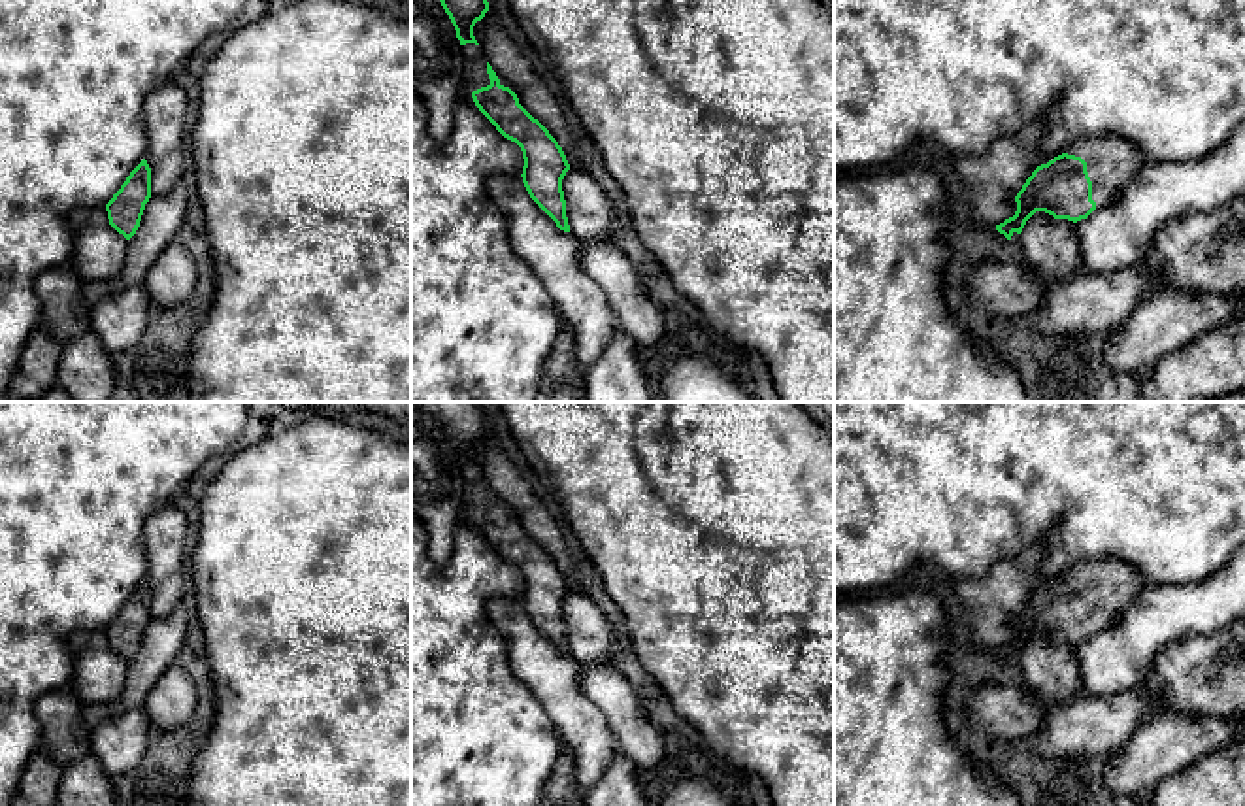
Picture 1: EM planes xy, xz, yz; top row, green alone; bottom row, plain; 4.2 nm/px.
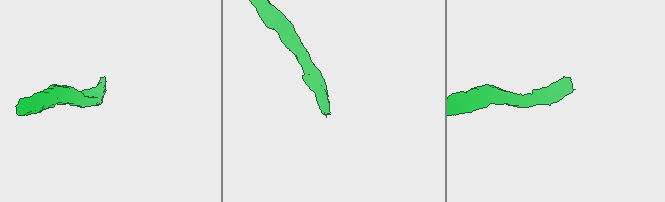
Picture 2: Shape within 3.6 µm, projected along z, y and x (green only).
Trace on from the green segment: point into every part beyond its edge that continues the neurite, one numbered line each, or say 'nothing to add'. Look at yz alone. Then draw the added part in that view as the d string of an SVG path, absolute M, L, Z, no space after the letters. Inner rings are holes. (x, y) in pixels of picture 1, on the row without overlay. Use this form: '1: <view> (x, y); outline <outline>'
1: yz (1112, 584); outline M1090 559L1066 572L1081 579L1092 604L1092 623L1102 630L1115 623L1124 610L1149 587L1122 559Z

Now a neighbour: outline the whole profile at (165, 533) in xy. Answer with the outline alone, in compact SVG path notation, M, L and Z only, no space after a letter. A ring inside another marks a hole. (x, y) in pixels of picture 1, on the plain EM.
M177 495L151 513L143 527L151 617L166 617L181 604L187 585L185 540L187 515L181 508L181 495Z

